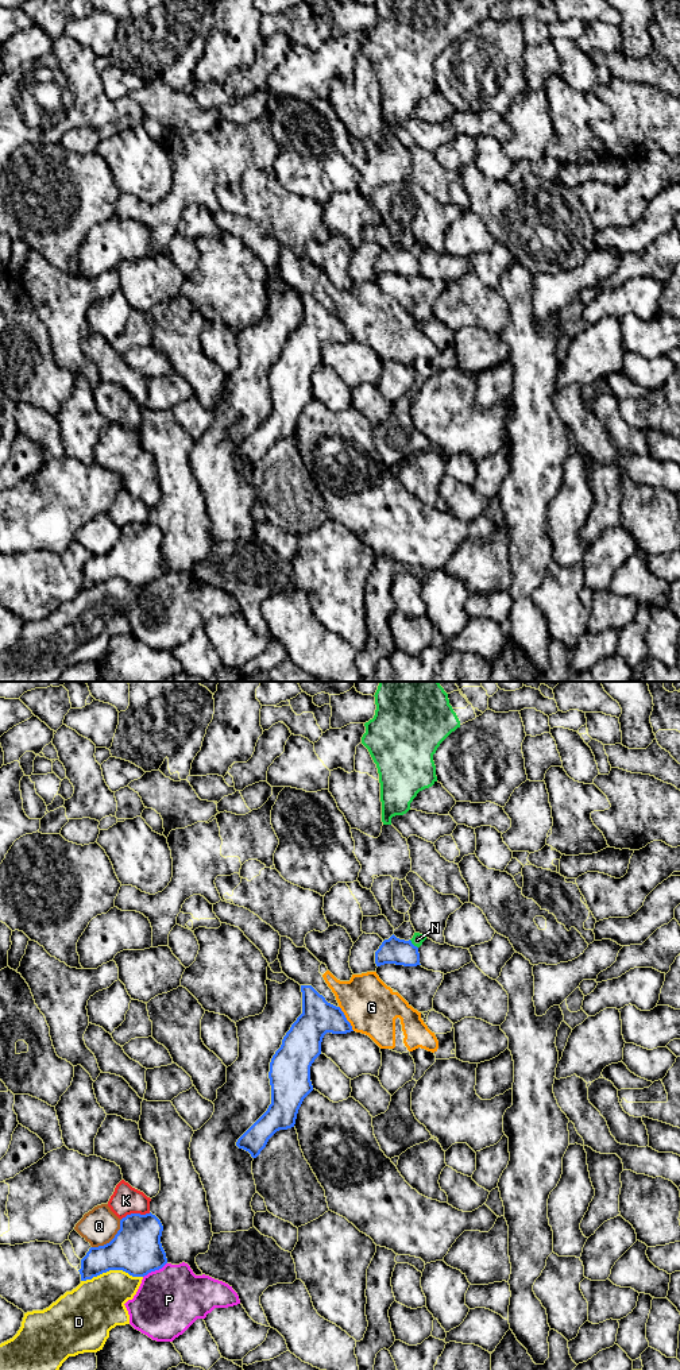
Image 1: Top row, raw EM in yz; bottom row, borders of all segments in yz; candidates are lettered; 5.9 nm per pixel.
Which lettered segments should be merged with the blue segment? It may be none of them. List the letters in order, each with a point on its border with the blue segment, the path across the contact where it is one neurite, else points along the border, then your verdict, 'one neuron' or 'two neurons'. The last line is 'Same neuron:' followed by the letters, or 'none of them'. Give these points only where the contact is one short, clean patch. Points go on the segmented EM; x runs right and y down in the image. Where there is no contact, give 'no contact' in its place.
D: meets blue in yz at (111, 1269); two neurons
G: meets blue in yz at (346, 1018); two neurons
K: meets blue in yz at (135, 1214); two neurons
N: meets blue in yz at (412, 944); runs through yz (393, 950), (405, 950), (412, 944), (417, 940); one neuron
P: meets blue in yz at (154, 1270); two neurons
Q: meets blue in yz at (112, 1239); two neurons
Same neuron: N

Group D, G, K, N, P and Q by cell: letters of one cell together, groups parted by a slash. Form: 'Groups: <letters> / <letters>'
Groups: D / G / K / N / P / Q

